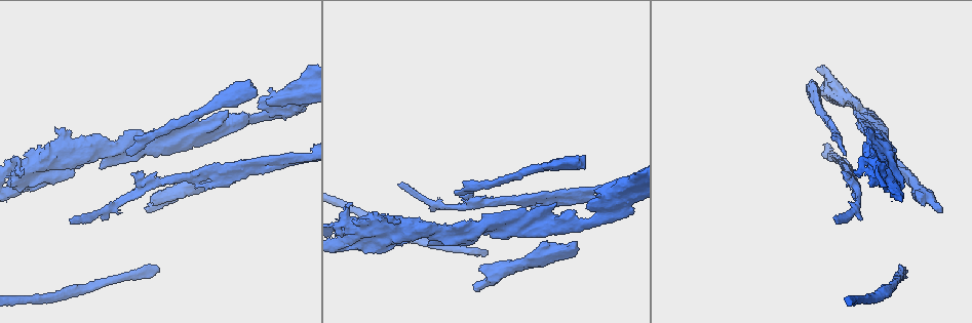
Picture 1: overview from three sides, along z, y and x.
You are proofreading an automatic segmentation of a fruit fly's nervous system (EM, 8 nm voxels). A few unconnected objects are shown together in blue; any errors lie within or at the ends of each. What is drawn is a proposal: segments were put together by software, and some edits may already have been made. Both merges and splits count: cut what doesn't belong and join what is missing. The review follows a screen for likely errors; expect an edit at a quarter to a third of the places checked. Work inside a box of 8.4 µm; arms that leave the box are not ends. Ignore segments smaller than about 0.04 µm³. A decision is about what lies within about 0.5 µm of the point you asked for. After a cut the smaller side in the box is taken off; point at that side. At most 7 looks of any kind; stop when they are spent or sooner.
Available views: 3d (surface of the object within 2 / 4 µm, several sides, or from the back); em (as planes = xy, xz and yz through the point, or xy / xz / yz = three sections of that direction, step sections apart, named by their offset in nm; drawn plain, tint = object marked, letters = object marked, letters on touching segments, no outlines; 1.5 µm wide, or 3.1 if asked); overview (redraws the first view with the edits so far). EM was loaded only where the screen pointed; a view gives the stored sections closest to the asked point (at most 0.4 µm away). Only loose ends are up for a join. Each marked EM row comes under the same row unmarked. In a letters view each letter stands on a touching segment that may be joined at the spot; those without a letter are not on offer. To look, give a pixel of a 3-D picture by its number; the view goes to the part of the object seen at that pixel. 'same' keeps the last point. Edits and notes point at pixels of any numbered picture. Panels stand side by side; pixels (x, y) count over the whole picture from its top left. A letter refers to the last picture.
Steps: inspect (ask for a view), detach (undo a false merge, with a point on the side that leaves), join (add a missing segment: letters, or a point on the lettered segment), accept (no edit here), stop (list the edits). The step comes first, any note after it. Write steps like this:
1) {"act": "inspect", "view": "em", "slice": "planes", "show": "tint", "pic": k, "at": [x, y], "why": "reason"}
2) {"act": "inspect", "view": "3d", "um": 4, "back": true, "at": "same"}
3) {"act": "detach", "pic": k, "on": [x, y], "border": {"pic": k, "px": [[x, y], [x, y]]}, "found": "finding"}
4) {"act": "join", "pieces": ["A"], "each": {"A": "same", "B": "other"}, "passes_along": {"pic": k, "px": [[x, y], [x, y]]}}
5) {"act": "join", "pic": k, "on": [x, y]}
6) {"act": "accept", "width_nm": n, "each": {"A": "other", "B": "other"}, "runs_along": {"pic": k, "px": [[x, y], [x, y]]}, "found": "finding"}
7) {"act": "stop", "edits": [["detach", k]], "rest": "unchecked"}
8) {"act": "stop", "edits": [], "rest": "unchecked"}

{"act": "inspect", "view": "em", "slice": "xy", "step": 4, "show": "letters", "pic": 1, "at": [156, 269], "why": "free end"}

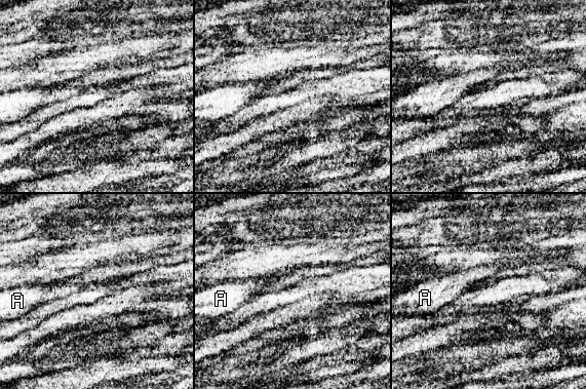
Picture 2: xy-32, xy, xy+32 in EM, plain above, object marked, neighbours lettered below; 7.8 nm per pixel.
{"act": "inspect", "view": "em", "slice": "planes", "show": "letters", "at": "same"}

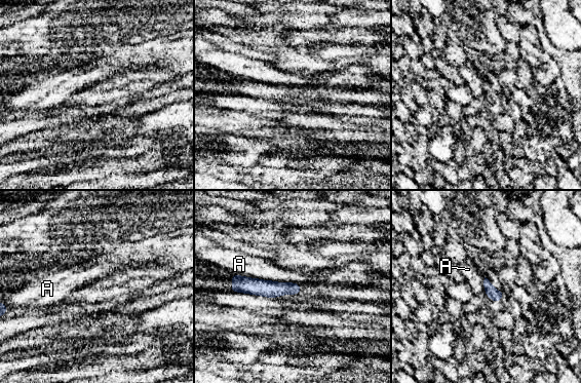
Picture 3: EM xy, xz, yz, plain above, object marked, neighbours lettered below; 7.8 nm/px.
{"act": "accept", "each": {"A": "other"}, "border": {"pic": 3, "px": [[234, 274], [298, 283]]}, "found": "none of them fits"}

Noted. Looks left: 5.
{"act": "inspect", "view": "em", "slice": "yz", "step": 4, "show": "letters", "pic": 1, "at": [391, 217], "why": "branch stops here"}

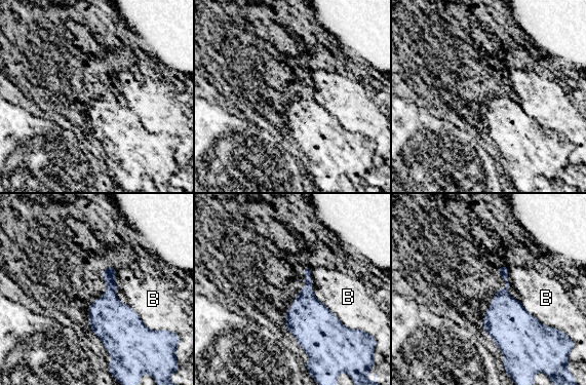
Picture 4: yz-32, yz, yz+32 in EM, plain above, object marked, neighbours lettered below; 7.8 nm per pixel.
{"act": "accept", "each": {"B": "other"}, "border": {"pic": 4, "px": [[519, 301], [540, 322], [548, 326]]}, "found": "none of them fits"}

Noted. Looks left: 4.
{"act": "inspect", "view": "3d", "um": 2, "back": true, "pic": 1, "at": [837, 159], "why": "branch point"}

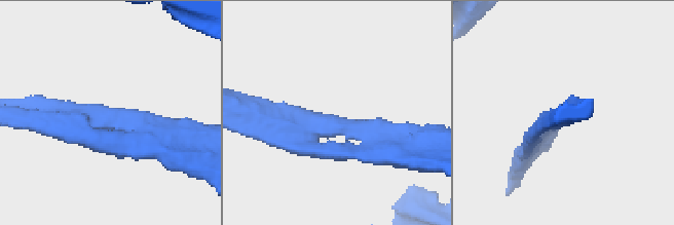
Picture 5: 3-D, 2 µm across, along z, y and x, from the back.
{"act": "inspect", "view": "em", "slice": "xy", "step": 4, "show": "tint", "pic": 5, "at": [306, 129], "why": "shape alone is not enough"}

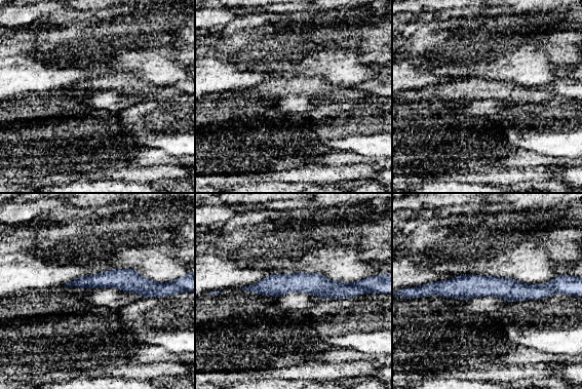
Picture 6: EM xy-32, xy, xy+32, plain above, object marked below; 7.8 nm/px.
{"act": "inspect", "view": "em", "slice": "planes", "show": "letters", "at": "same"}

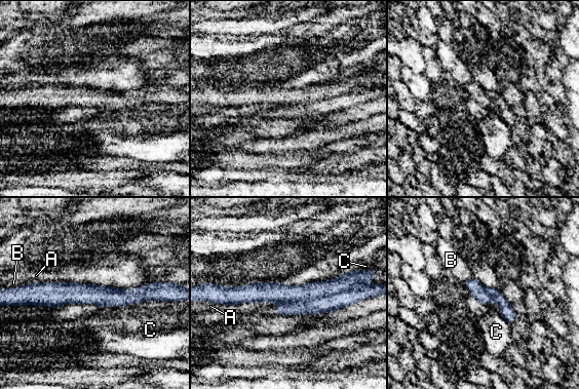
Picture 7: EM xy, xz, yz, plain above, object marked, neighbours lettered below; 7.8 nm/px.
{"act": "detach", "pic": 7, "on": [325, 304], "width_nm": 120, "each": {"A": "other", "B": "other", "C": "other"}, "border": {"pic": 7, "px": [[350, 288], [313, 299], [278, 302]]}, "found": "two neurons meet here"}

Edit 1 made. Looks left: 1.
{"act": "stop", "edits": [["detach", 7]], "rest": "unchecked"}

